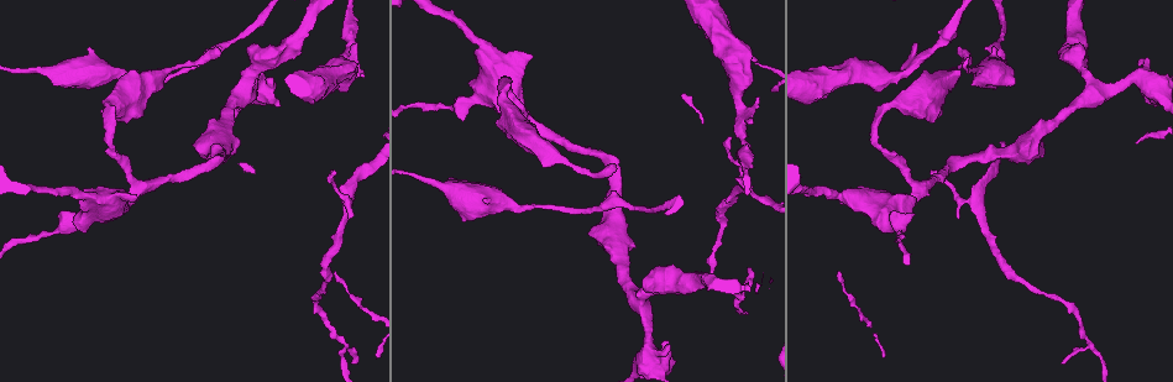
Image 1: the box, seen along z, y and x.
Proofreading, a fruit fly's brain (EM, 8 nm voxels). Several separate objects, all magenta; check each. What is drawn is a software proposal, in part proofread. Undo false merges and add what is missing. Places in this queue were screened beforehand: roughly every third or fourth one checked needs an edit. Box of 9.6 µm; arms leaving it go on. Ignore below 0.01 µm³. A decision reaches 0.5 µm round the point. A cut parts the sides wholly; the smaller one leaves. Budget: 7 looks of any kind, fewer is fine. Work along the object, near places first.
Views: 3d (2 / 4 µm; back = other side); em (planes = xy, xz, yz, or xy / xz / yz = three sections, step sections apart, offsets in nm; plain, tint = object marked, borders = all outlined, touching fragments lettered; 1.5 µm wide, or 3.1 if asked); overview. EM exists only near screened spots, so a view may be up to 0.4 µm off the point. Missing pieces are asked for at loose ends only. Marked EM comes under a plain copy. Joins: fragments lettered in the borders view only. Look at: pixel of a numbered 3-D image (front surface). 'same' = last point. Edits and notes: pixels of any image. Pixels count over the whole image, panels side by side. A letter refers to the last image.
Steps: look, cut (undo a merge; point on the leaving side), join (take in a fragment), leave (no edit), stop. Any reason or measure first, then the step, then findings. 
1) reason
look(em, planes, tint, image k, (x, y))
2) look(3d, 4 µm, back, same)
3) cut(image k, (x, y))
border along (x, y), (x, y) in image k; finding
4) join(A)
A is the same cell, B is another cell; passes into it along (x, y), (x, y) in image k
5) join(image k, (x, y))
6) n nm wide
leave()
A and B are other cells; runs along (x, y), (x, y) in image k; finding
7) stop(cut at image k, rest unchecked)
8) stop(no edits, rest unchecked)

long arm stops here
look(em, planes, borders, image 1, (614, 166))

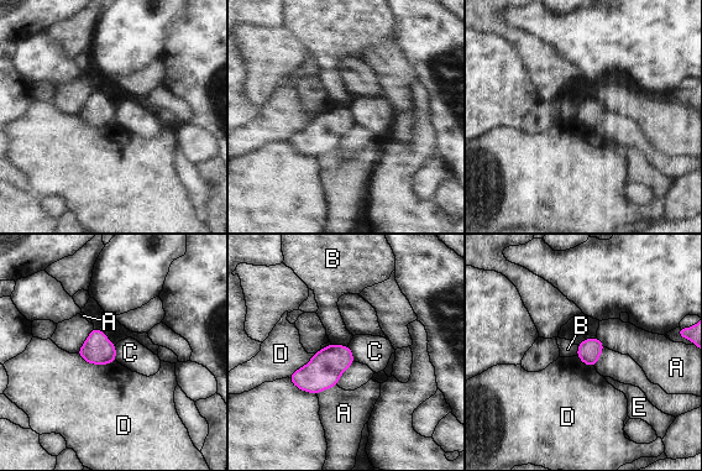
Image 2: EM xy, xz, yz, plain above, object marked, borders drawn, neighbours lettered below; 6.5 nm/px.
leave()
A, B, C, D and E are other cells; no lettered fragment goes on from it

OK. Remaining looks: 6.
branch point
look(3d, 2 µm, image 1, (738, 181))

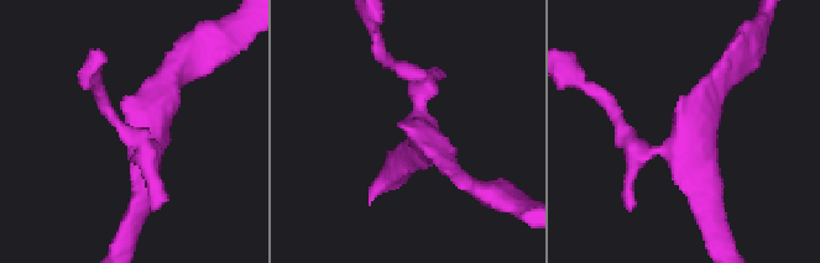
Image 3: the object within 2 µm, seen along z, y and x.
look(em, planes, borders, image 3, (420, 123))

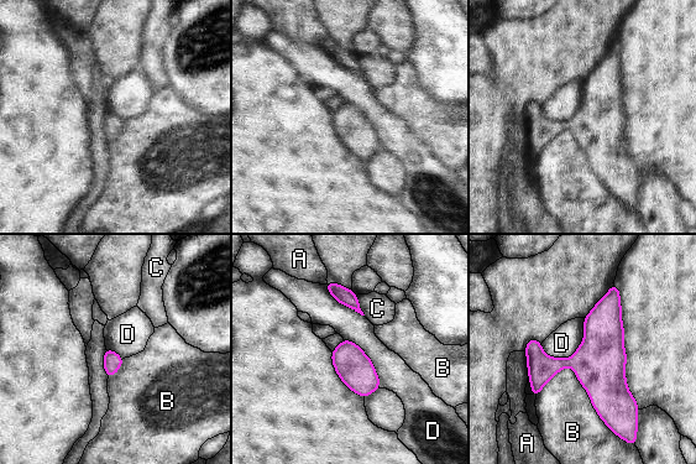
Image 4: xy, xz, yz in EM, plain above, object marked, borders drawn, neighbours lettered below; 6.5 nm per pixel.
leave()
A, B, C and D are other cells; runs along (613, 288), (613, 422) in image 4; continuous, no second neuron

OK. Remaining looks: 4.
thin neck
look(3d, 4 µm, image 1, (540, 208))

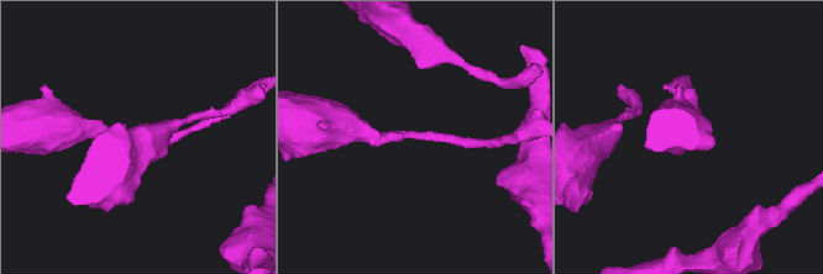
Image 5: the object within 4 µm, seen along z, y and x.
look(em, planes, borders, image 5, (411, 135))

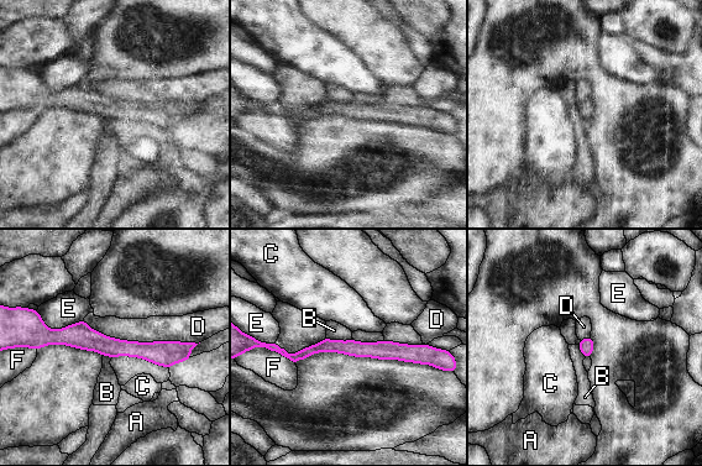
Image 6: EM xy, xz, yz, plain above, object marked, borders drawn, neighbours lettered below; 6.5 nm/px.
leave()
A, B, C, D, E and F are other cells; runs along (37, 341), (83, 336), (186, 354) in image 6; one neuron here

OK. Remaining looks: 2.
stop(no edits, rest unchecked)

